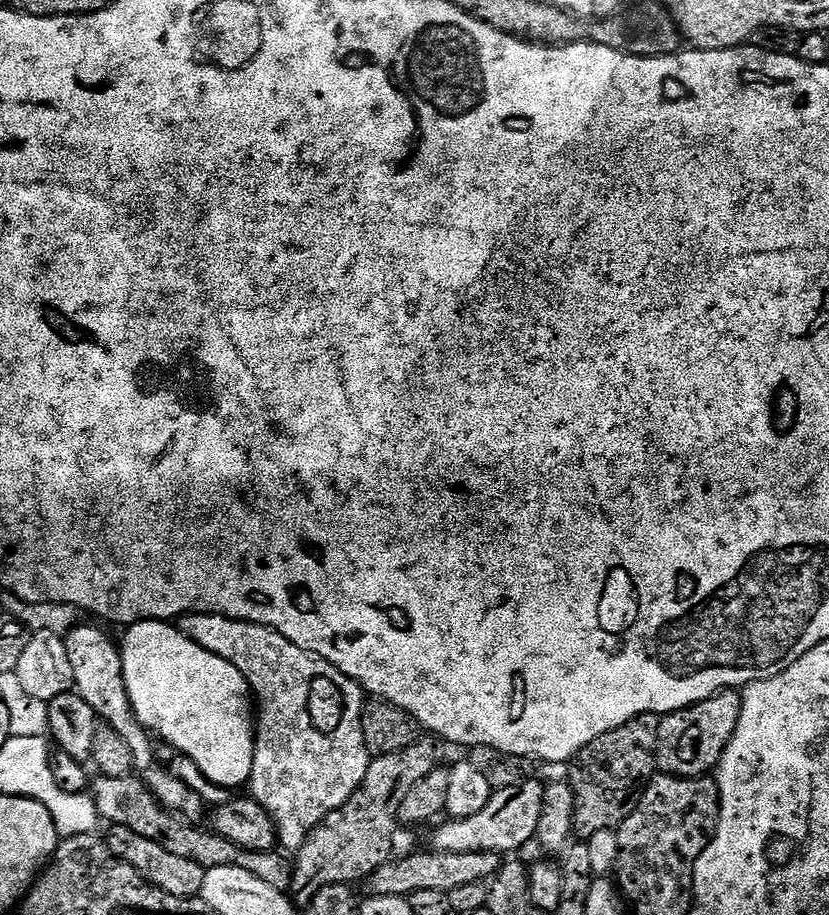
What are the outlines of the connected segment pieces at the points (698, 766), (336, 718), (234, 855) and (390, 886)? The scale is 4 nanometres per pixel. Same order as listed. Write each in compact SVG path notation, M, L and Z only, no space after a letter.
M736 690L715 692L710 698L691 704L689 708L667 713L658 726L657 769L669 776L707 777L719 765L738 726L740 697L741 693Z
M190 612L179 617L178 627L190 642L198 642L202 650L226 658L230 666L238 666L246 678L254 697L256 749L250 781L251 799L257 800L276 823L276 839L281 849L295 854L308 835L334 810L343 806L358 790L370 757L362 738L362 710L366 693L360 685L342 674L330 662L312 652L294 646L273 628L251 624L249 620L232 620L229 616L208 616L204 612Z
M133 774L122 778L106 778L97 775L91 781L90 795L98 806L101 821L109 825L127 826L129 830L134 830L134 834L142 834L142 838L150 838L150 842L158 842L162 850L170 850L170 854L178 854L178 858L190 858L190 862L198 862L198 866L206 870L234 866L238 870L246 870L246 874L254 874L254 878L262 878L262 882L274 886L274 890L287 893L291 889L292 864L287 855L279 851L242 850L234 846L234 842L216 835L211 830L203 832L202 829L196 828L200 826L192 822L185 822L179 815L161 806L156 800L156 795L139 775Z
M427 851L408 856L405 860L398 861L399 859L397 859L395 862L384 864L366 881L367 887L372 887L370 889L371 895L394 894L395 896L409 897L418 890L442 890L448 893L450 890L458 890L458 886L470 886L472 882L484 884L491 881L502 863L501 853L498 852L454 854L453 852Z

